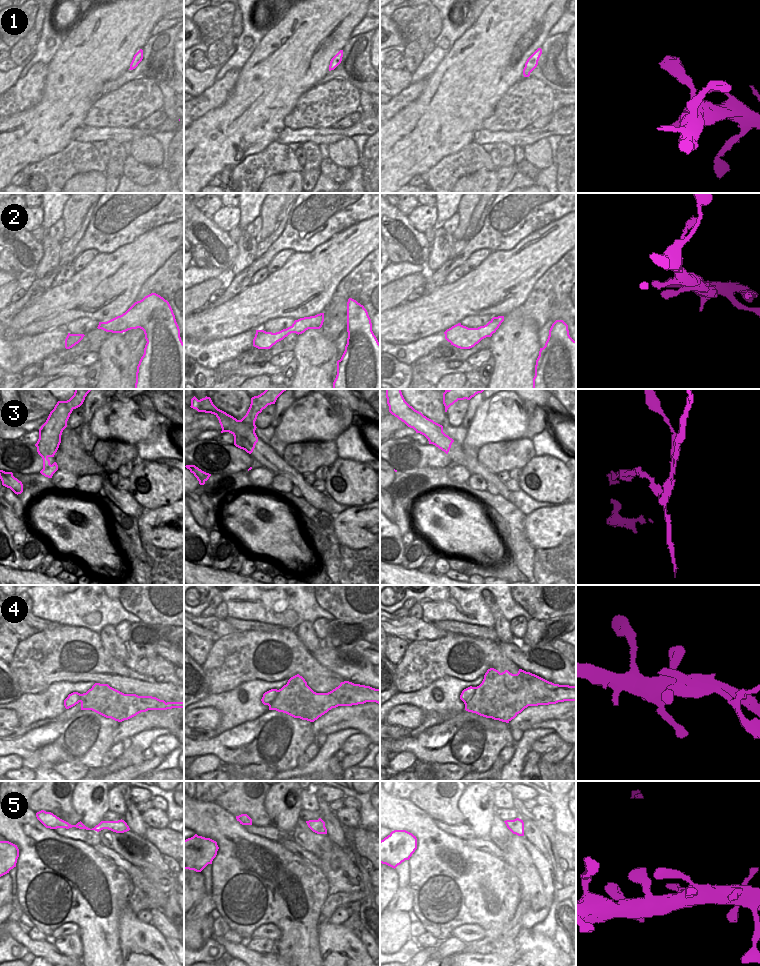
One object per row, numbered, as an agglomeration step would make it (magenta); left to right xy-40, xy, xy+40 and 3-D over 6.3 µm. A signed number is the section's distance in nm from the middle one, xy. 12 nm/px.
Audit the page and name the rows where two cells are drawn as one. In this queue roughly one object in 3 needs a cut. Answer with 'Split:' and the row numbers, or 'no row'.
Split: 3, 4

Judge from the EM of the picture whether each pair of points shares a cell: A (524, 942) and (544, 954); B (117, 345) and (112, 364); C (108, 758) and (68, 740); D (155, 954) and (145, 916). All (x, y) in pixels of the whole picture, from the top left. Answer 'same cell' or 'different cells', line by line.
A: same cell
B: same cell
C: different cells
D: different cells

